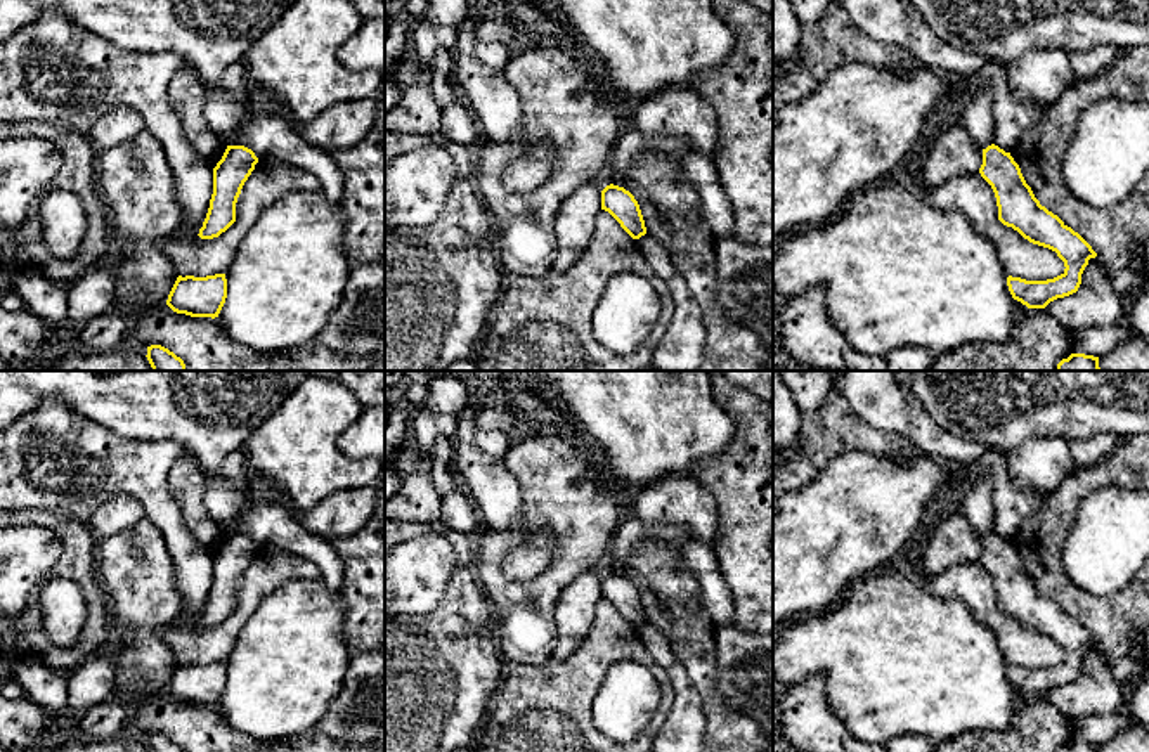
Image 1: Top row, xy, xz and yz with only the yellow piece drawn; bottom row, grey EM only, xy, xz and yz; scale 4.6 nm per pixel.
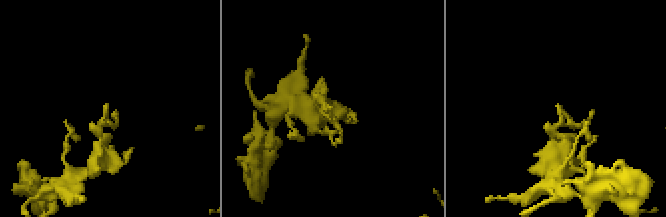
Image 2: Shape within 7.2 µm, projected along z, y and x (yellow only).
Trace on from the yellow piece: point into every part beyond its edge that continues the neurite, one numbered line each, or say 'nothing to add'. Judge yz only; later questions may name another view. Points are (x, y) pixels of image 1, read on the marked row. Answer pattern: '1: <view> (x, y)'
nothing to add

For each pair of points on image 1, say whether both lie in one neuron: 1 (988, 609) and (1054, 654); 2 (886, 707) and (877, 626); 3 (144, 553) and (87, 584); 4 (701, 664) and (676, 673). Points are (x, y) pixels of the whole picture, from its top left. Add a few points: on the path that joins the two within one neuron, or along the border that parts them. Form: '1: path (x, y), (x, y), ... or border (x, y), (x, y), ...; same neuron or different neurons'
1: path (1004, 626), (1026, 648), (1037, 652); same neuron
2: path (886, 687), (886, 647); same neuron
3: border (96, 539), (96, 576), (110, 617); different neurons
4: border (661, 635), (699, 693), (702, 706); different neurons

